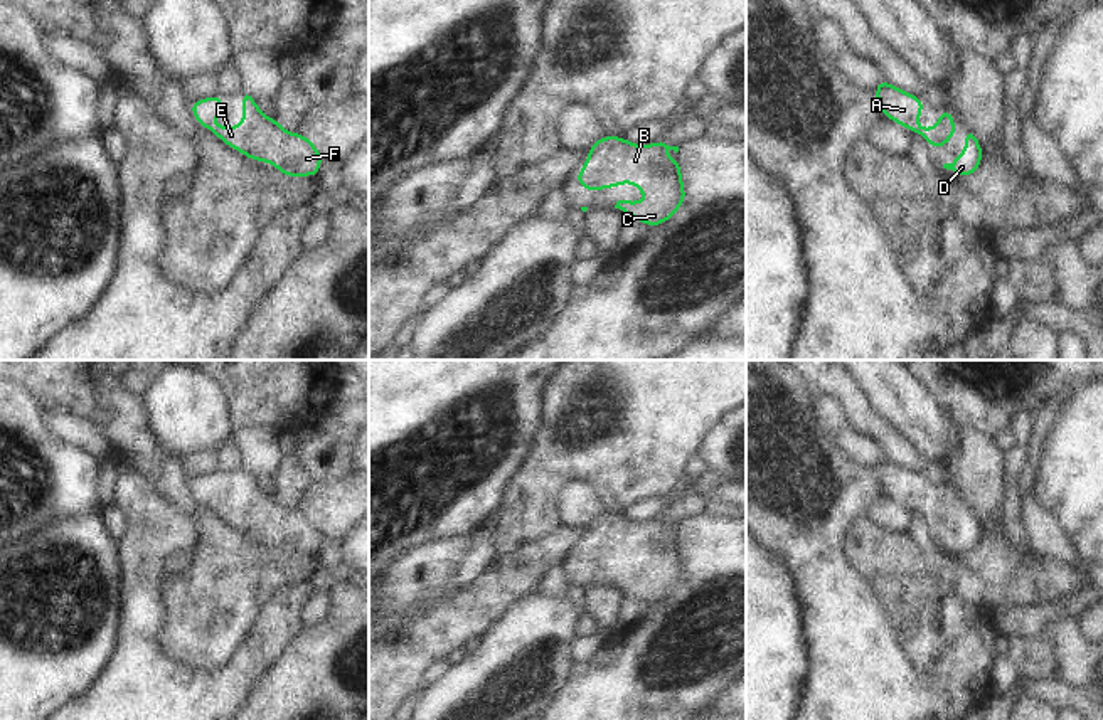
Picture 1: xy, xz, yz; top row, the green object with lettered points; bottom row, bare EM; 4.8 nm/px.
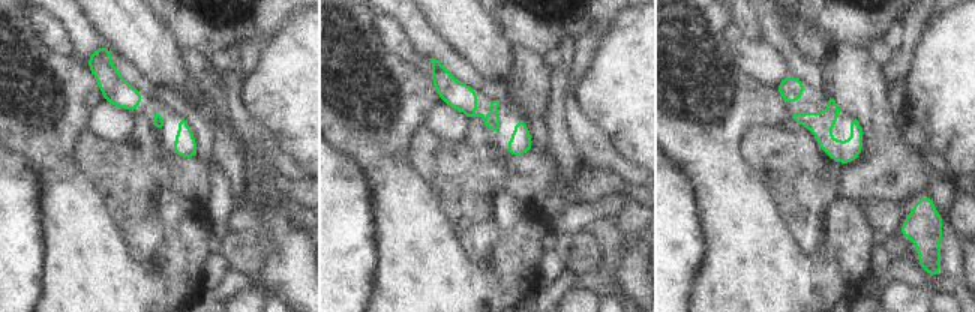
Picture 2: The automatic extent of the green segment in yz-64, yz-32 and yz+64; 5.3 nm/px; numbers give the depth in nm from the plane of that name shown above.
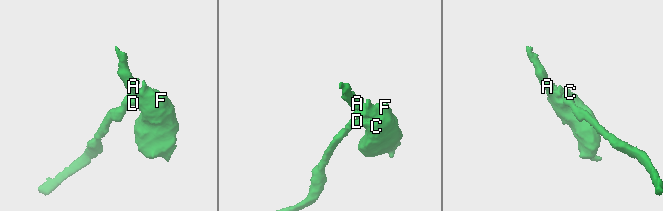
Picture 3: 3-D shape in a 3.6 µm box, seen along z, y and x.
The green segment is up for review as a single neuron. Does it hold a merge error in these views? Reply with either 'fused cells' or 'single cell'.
single cell

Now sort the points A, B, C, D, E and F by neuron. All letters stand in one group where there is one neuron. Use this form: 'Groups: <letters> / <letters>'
Groups: A B C D E F

